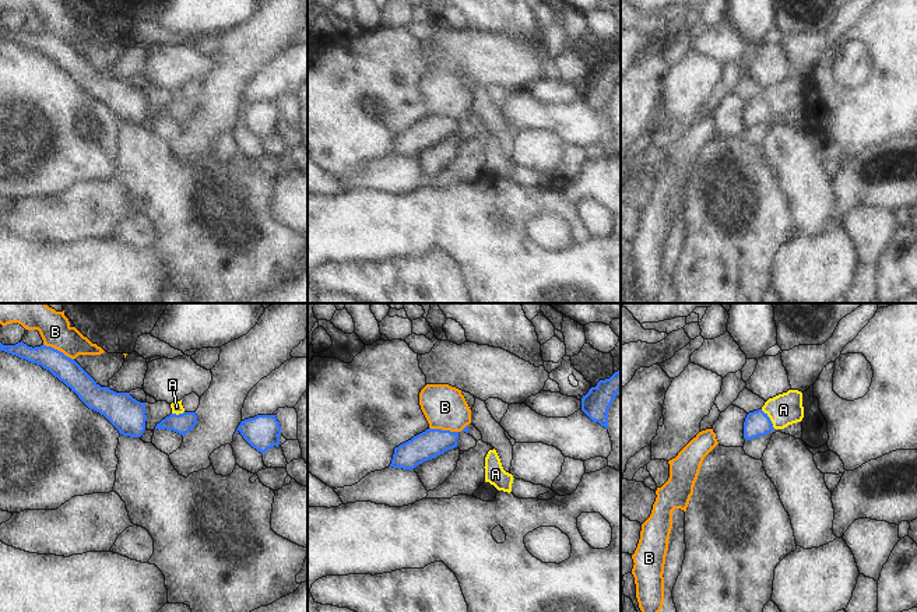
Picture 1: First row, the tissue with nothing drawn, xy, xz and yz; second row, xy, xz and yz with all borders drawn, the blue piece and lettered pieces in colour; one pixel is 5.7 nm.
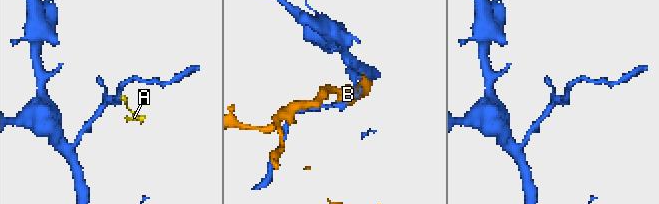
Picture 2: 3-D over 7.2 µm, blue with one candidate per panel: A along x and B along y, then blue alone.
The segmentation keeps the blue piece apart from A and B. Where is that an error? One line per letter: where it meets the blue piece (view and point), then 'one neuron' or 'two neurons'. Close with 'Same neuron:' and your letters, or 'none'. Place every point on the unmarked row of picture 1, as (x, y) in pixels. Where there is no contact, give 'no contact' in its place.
A: contact yz (769, 106); two neurons
B: contact xy (59, 38); two neurons
Same neuron: none

